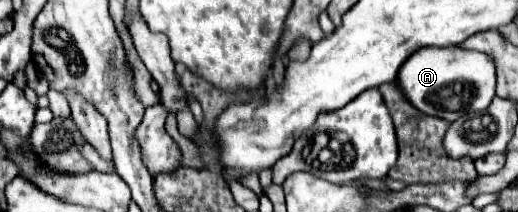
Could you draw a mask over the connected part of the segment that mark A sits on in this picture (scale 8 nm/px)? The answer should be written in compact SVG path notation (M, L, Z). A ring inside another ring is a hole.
M427 46L427 50L419 50L419 54L413 54L401 66L395 82L419 112L453 122L463 114L485 110L491 104L491 98L495 96L495 64L487 54L473 50L459 50L457 46L449 46L447 50Z

